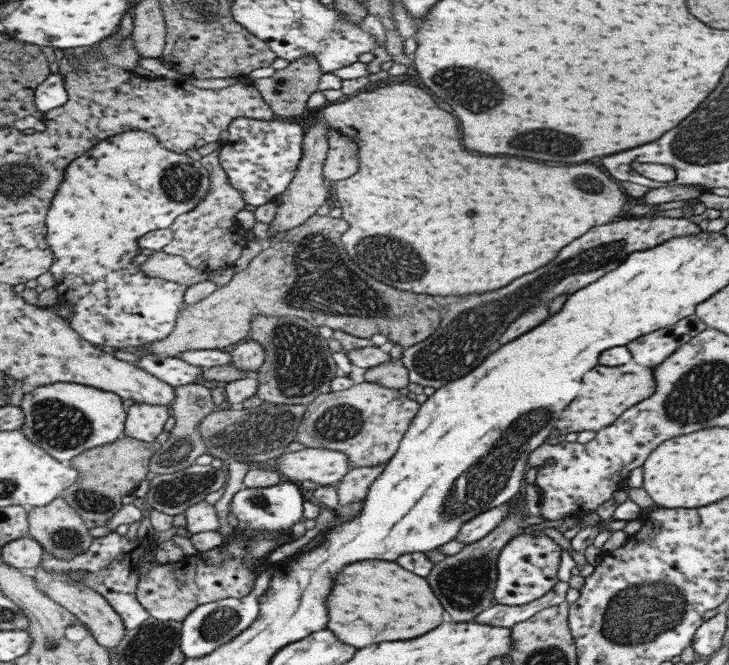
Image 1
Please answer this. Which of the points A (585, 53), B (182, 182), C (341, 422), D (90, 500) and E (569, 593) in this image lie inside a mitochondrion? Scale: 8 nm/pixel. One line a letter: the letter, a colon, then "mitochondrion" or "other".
A: other
B: mitochondrion
C: mitochondrion
D: mitochondrion
E: other

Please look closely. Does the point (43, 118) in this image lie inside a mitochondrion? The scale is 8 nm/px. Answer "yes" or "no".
no

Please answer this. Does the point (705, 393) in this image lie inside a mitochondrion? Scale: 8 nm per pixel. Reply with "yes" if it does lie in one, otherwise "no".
yes

